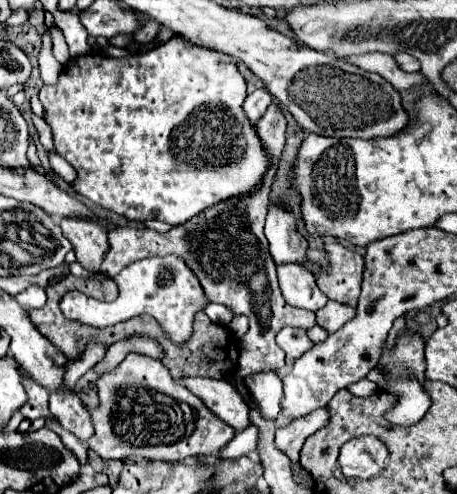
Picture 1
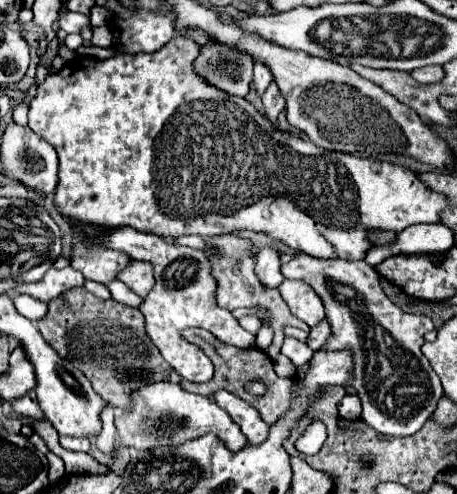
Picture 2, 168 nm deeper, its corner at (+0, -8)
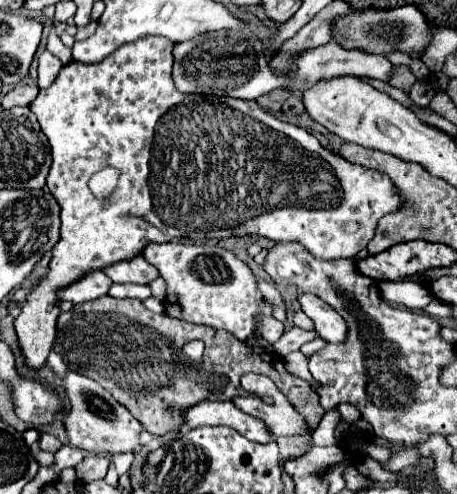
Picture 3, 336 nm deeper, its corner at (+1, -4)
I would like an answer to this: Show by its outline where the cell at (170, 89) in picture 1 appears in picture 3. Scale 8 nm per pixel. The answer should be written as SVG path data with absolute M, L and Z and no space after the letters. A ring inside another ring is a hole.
M146 36L132 44L120 46L120 50L112 52L110 56L106 56L104 60L100 60L96 64L84 64L84 62L72 60L70 64L66 64L60 70L54 84L50 88L40 90L38 98L30 104L30 110L38 118L42 132L46 134L50 148L52 148L52 166L50 166L46 184L62 208L60 240L52 250L52 262L50 262L48 276L42 278L40 284L32 290L28 300L22 304L18 318L14 320L14 328L18 334L18 344L20 344L20 350L24 356L24 364L30 370L40 370L46 364L46 358L50 354L50 348L52 348L52 342L56 336L56 318L60 314L56 290L72 284L74 280L82 278L90 270L100 270L106 264L114 264L118 260L128 260L128 258L140 254L148 242L160 244L160 242L170 242L176 238L204 240L204 238L230 238L230 236L264 236L272 242L300 242L312 256L316 256L320 260L354 258L372 240L378 220L386 214L398 212L404 206L404 200L400 200L400 194L396 192L396 186L392 184L392 180L388 180L388 176L380 174L378 170L370 170L370 168L352 164L350 160L344 160L342 156L324 148L316 140L316 136L306 132L302 126L282 122L276 116L268 114L264 108L258 106L256 100L248 102L248 100L240 100L240 98L226 98L226 96L218 98L218 96L178 92L172 82L172 64L174 64L172 48L174 46L176 44L172 44L172 40L164 40L160 36Z

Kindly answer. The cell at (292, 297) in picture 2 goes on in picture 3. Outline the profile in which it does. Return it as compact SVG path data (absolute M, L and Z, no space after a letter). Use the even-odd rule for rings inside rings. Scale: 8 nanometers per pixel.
M298 290L298 302L302 306L302 312L314 322L320 338L324 338L326 342L342 342L346 338L346 322L338 312L324 304L324 300Z

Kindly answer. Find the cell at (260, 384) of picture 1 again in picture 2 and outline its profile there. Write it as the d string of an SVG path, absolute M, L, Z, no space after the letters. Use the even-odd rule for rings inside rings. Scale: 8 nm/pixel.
M281 352L277 354L277 358L275 358L273 362L275 362L275 372L277 372L279 376L293 376L293 374L295 374L293 362L291 362L289 358L285 358Z

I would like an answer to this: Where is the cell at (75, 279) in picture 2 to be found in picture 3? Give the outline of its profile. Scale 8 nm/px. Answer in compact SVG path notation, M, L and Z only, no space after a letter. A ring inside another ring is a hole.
M96 270L96 272L88 272L88 276L84 276L84 278L68 284L68 288L60 290L58 296L60 296L60 300L80 304L80 302L88 302L88 300L108 294L110 284L112 284L112 280L104 272Z

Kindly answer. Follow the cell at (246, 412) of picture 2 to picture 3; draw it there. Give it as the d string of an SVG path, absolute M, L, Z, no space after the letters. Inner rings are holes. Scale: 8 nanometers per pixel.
M262 376L262 396L238 396L232 402L242 412L262 420L274 438L308 432L302 416L292 408L270 378Z

